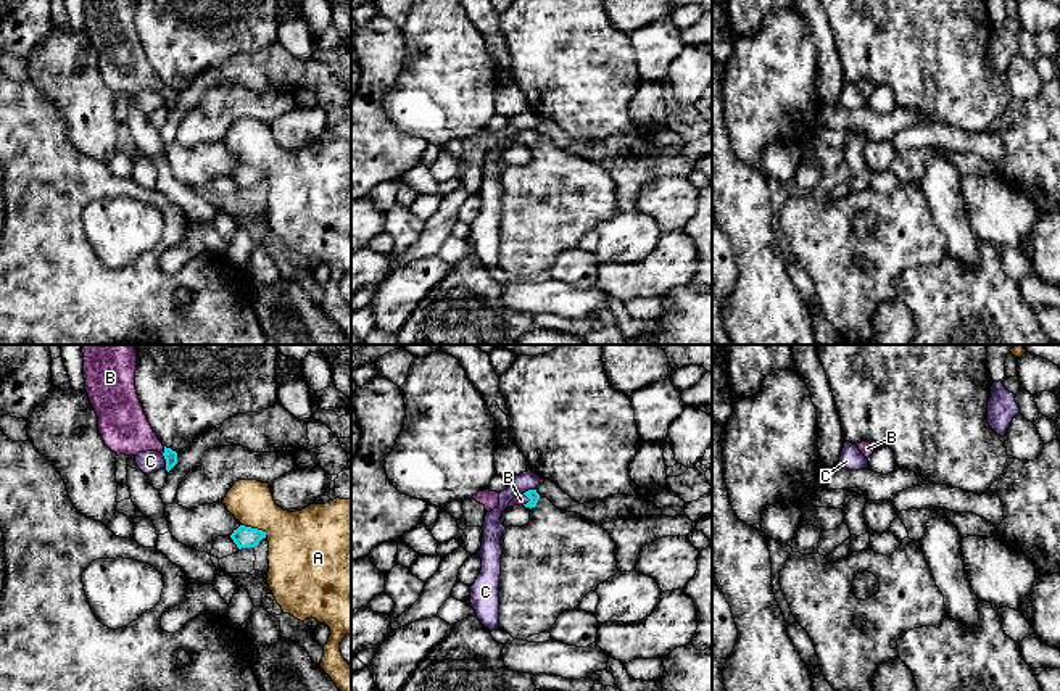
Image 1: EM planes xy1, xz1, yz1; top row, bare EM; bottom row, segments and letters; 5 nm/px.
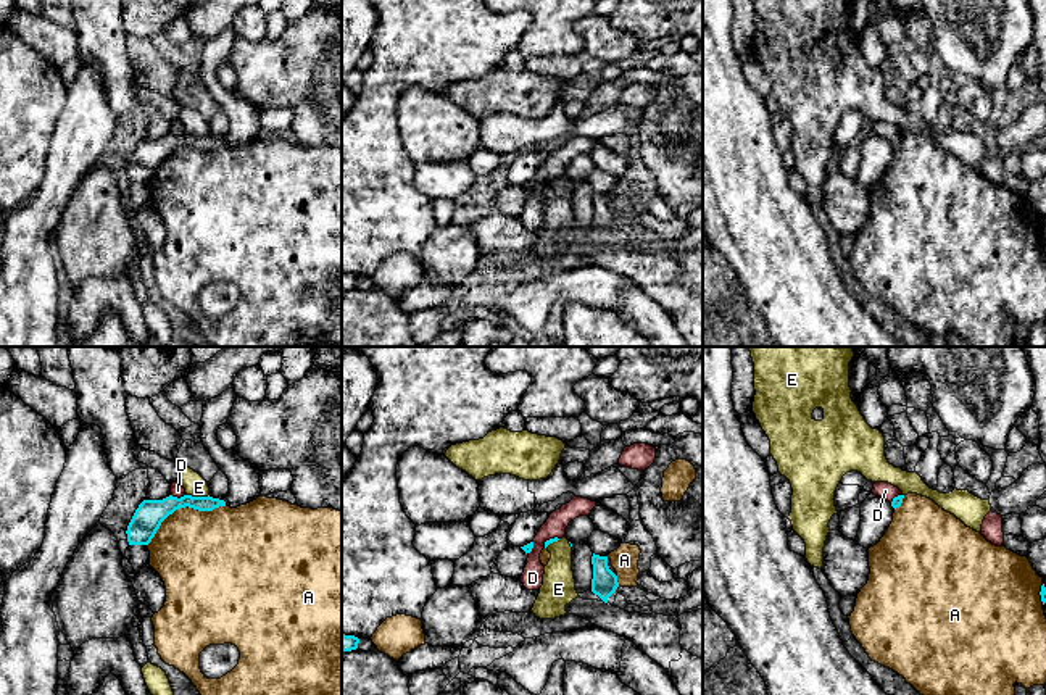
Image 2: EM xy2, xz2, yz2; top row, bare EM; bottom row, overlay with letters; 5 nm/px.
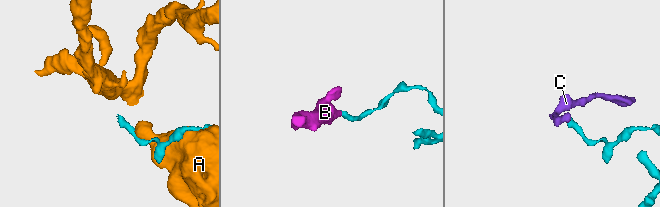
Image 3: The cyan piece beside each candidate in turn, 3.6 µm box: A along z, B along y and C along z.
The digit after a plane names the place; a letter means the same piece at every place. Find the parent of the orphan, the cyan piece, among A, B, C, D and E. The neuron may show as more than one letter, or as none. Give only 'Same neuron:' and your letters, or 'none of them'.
Same neuron: B

